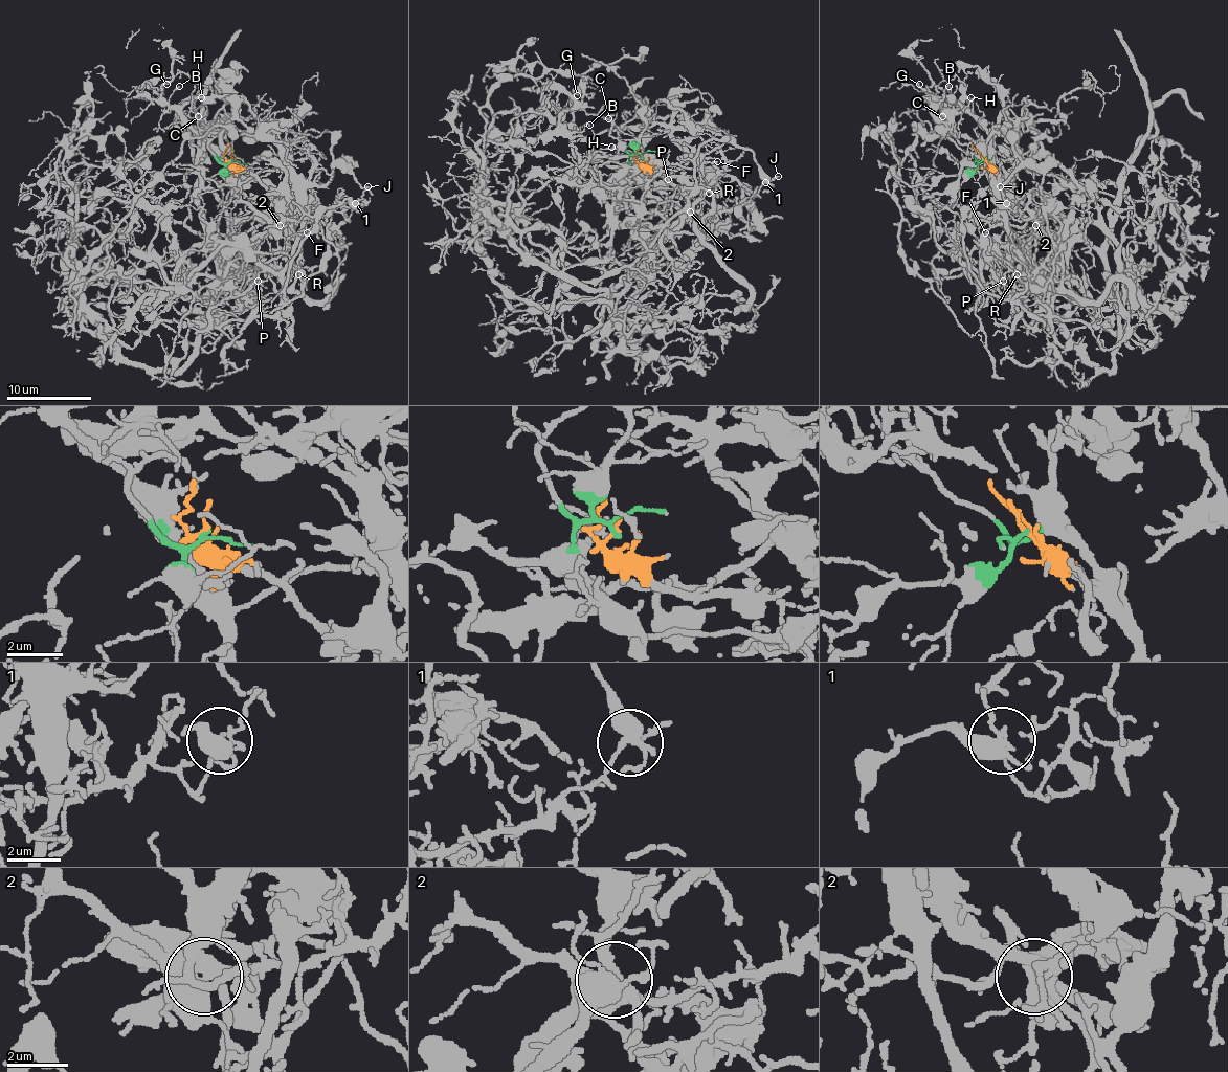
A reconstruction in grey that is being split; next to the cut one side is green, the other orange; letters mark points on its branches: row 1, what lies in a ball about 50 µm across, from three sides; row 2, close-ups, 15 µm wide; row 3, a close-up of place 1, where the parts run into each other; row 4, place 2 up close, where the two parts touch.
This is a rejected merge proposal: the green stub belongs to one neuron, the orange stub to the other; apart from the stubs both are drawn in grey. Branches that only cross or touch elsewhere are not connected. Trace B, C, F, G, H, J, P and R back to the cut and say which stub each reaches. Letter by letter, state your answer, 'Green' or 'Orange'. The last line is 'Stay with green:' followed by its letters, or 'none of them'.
B: Green
C: Green
F: Orange
G: Green
H: Green
J: Orange
P: Orange
R: Orange
Stay with green: B, C, G, H

